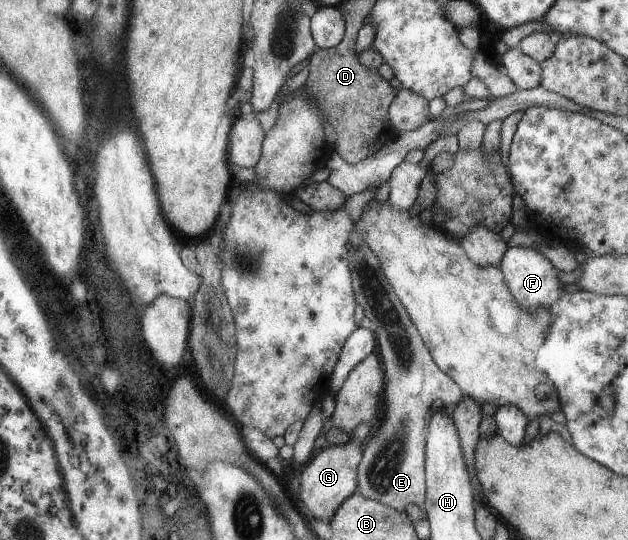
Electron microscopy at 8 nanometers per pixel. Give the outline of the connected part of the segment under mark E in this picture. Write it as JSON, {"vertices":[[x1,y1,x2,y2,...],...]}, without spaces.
{"vertices":[[362,239,354,246,349,264,356,300,373,324,376,349,384,362,388,384,387,411,384,422,365,446,358,494,403,512,406,504,423,508,426,500,426,427,433,416,431,405,435,400,441,400,451,408,467,397,432,358,411,316,395,294,395,288,388,282,383,264]]}

